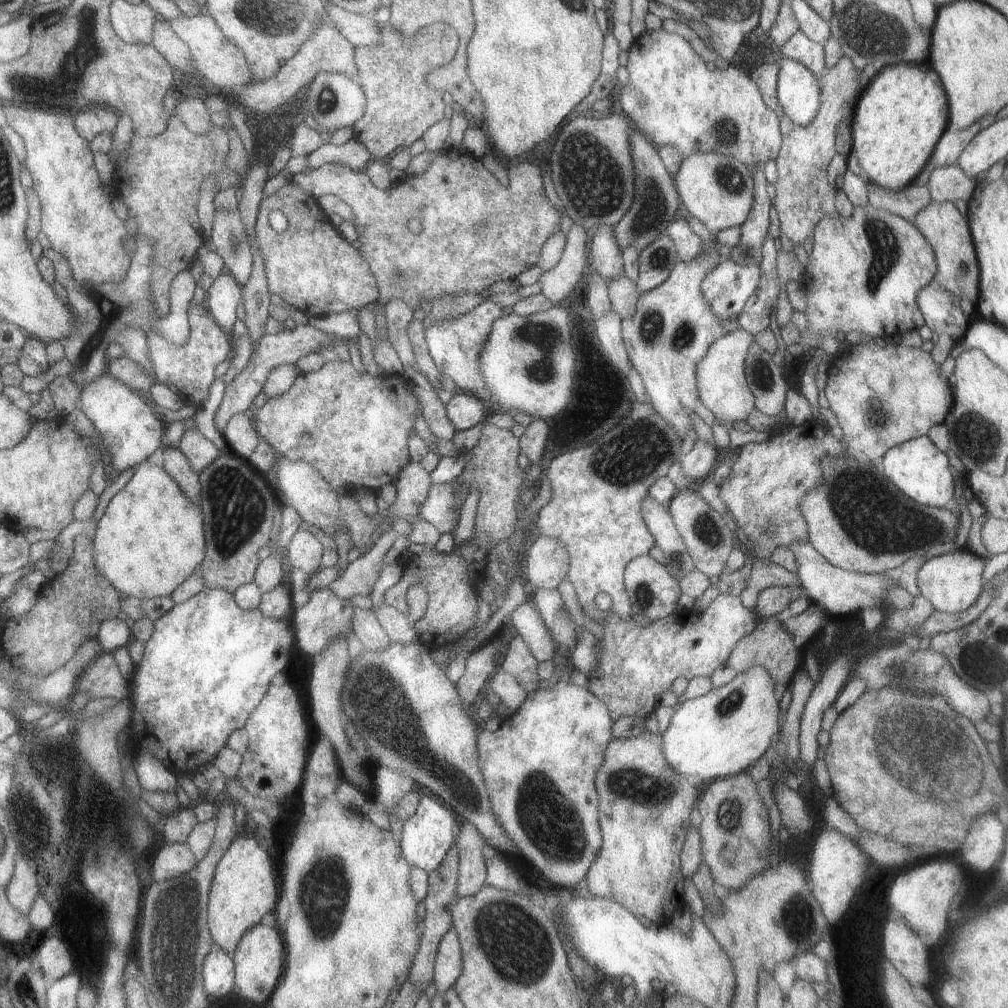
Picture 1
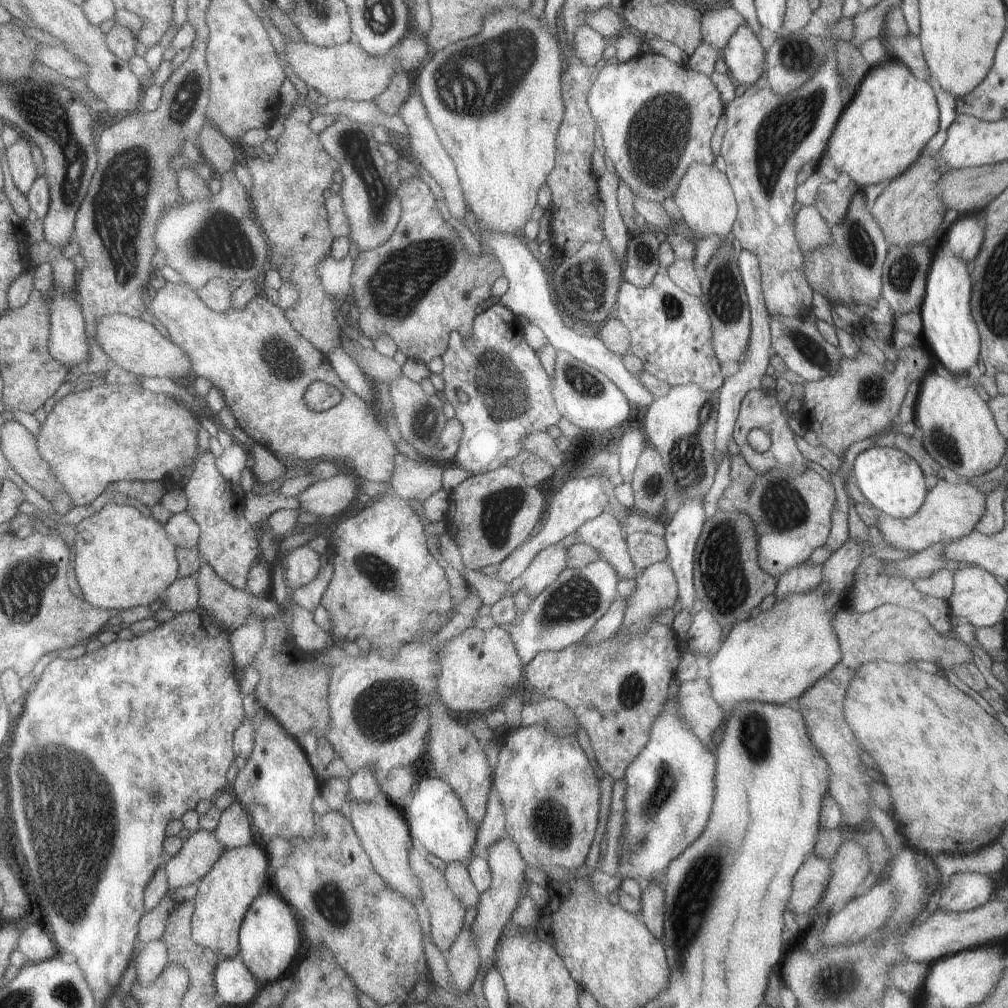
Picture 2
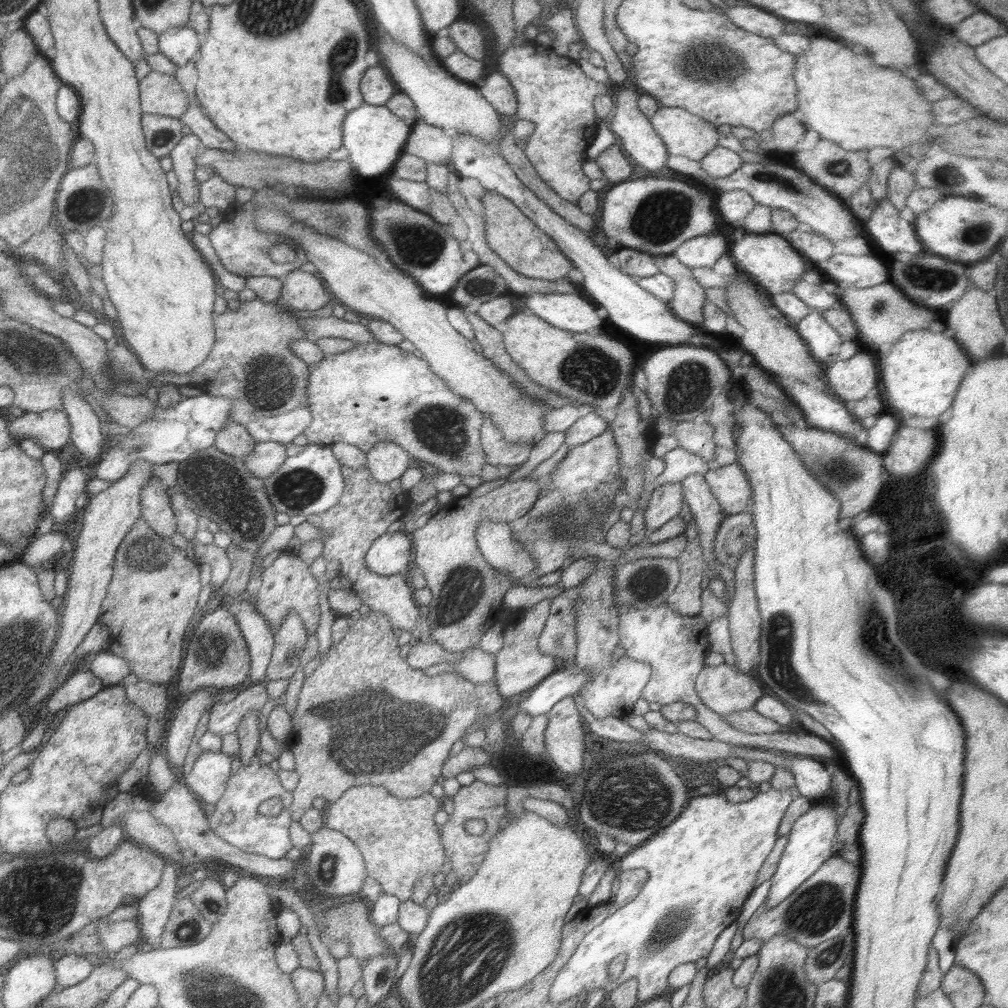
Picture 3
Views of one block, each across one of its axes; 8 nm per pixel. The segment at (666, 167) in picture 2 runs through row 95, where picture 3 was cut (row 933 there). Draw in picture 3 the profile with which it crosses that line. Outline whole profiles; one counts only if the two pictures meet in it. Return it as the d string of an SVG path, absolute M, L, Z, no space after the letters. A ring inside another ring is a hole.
M769 788L767 792L757 792L749 802L737 802L737 804L727 802L725 796L717 796L717 794L697 796L689 800L683 812L669 826L661 828L661 832L653 834L641 846L633 848L629 854L619 858L621 872L643 868L649 878L633 902L615 910L601 924L597 924L597 928L585 934L583 942L577 946L569 962L559 970L549 990L549 1000L565 1002L583 990L587 990L589 994L613 992L619 984L631 978L639 982L637 1000L647 1002L661 996L665 990L671 990L667 984L669 972L675 970L679 964L695 962L701 956L709 956L709 950L715 938L729 924L737 920L743 900L755 888L755 878L759 868L763 866L763 862L771 854L771 848L775 846L777 828L783 820L783 814L787 812L789 804L797 796L799 794L795 788L787 788L787 790ZM617 954L625 954L625 968L621 976L617 976L617 980L609 980L607 970L611 960Z

